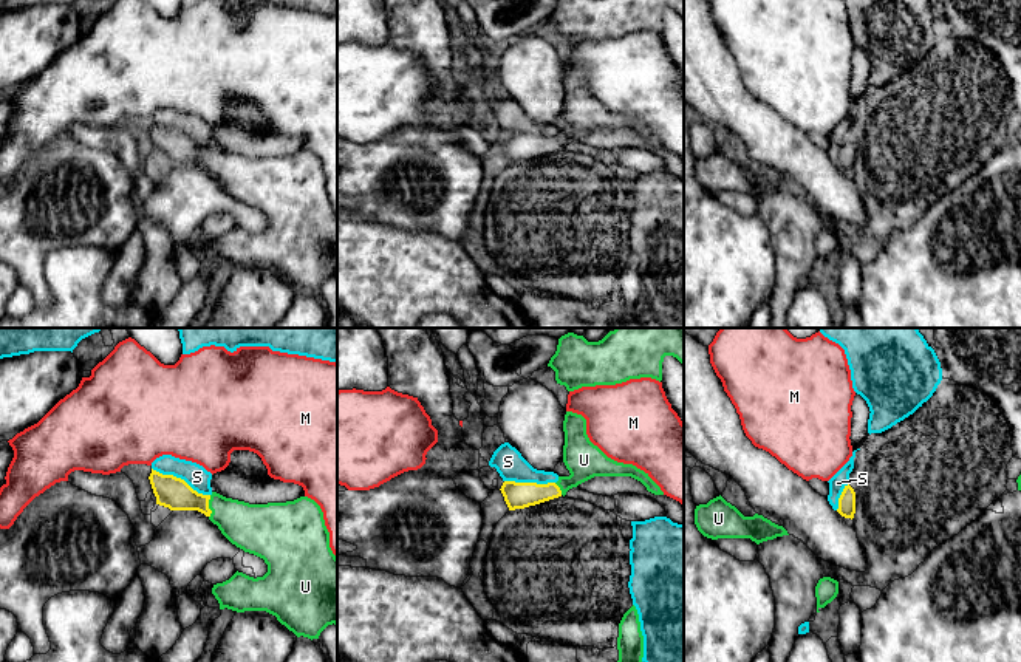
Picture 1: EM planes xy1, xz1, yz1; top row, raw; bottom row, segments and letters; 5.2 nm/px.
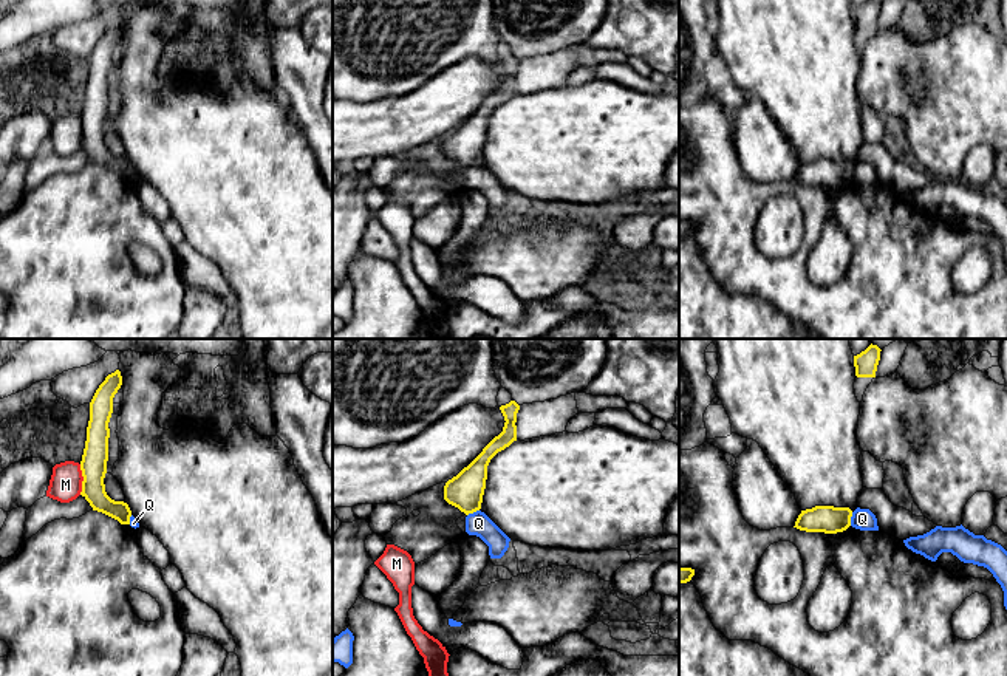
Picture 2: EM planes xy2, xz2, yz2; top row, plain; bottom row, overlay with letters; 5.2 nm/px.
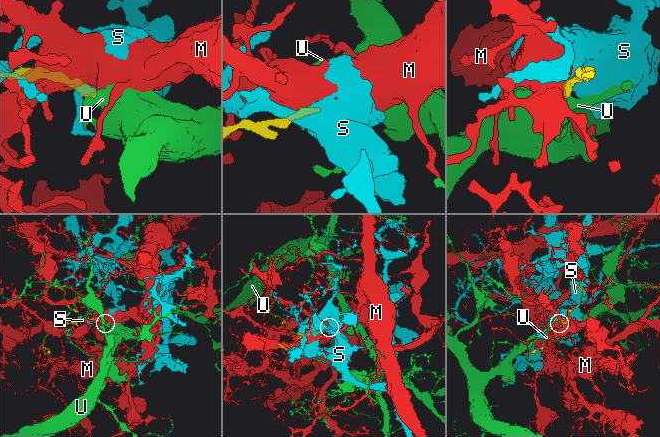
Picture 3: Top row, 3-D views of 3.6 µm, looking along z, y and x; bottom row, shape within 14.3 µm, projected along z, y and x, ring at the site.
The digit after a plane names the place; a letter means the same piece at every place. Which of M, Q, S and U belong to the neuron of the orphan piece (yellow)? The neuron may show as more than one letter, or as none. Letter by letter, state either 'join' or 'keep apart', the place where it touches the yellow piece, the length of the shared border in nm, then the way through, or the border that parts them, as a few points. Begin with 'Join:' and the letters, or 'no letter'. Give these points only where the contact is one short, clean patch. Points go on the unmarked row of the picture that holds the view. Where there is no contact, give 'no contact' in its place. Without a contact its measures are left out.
Join: U
M: keep apart | xy2 (84, 133) | 160 nm
Q: keep apart | yz2 (849, 172) | 70 nm | along yz2 (853, 166), (849, 178)
S: keep apart | xy1 (180, 132) | 340 nm | along xy1 (152, 121), (163, 127), (180, 130), (198, 146), (209, 149)
U: join | xy1 (208, 160) | 120 nm | across xy1 (172, 146), (208, 160), (215, 160), (248, 180)

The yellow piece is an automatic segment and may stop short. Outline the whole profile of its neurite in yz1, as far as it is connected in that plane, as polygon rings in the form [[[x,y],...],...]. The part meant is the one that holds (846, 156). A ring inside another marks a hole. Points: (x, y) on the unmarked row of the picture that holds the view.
[[[848,138],[845,139],[840,152],[838,152],[838,162],[837,166],[845,170],[845,172],[854,172],[855,167],[855,145],[854,142]]]

